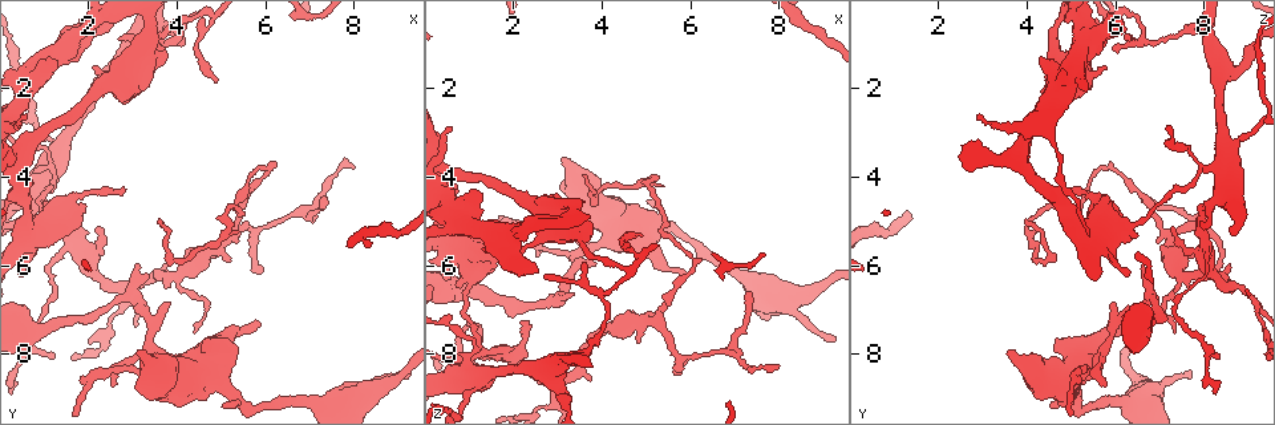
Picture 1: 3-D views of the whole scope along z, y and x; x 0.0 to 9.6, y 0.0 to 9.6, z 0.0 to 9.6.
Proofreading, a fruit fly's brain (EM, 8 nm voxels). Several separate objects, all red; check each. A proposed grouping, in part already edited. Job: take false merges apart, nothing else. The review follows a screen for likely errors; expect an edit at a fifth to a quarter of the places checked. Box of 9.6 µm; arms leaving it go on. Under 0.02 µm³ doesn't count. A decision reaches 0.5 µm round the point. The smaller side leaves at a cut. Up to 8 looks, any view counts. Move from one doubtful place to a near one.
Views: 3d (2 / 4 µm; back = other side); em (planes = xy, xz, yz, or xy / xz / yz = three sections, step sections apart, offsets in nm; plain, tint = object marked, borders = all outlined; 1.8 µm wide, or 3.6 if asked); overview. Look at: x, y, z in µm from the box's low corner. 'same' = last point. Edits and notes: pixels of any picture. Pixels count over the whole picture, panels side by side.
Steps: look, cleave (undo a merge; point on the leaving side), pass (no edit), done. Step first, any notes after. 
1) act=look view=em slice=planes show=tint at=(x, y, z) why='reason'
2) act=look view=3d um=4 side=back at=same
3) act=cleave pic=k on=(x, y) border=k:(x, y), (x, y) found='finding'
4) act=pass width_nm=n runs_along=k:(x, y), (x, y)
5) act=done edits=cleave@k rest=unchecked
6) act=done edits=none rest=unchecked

act=look view=3d um=4 at=(1.05, 3.85, 8.40) why='side arm on a straight run'

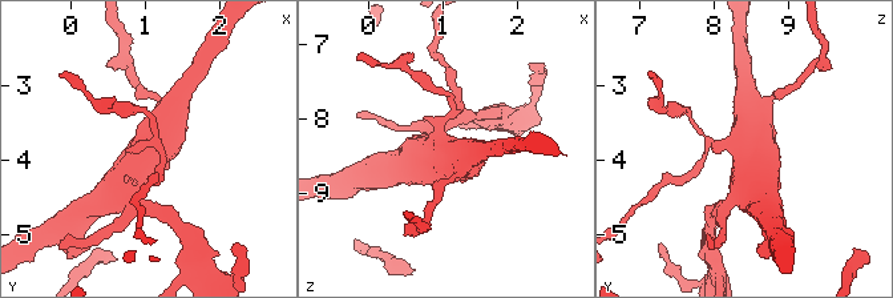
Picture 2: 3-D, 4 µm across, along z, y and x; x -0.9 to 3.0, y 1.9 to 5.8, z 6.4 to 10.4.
act=look view=em slice=planes show=tint at=(0.95, 3.85, 8.40) arms=3 why='now the EM'

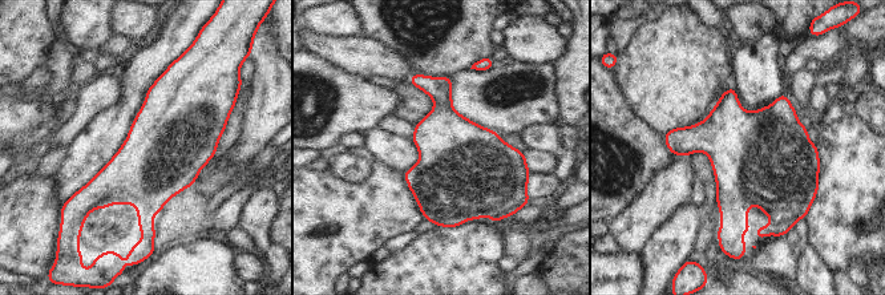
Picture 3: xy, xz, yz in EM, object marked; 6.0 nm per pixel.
act=pass found='continuous, no second neuron'

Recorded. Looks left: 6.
act=look view=em um=3.6 slice=planes show=tint at=(3.45, 7.85, 5.70) why='calibre changes'

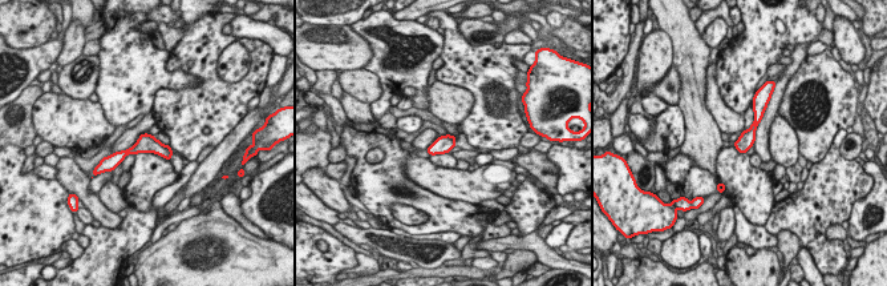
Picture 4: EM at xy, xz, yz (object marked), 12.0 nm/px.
act=pass runs_along=4:(167, 150), (138, 146), (114, 160) found='continuous, no second neuron'

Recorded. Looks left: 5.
act=look view=3d um=2 at=(2.85, 6.50, 8.65) why='three-way junction'

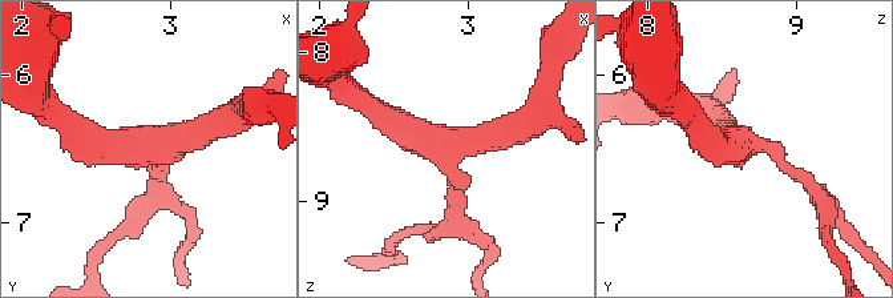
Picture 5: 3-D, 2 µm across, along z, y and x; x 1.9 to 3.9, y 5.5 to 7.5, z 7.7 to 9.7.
act=look view=em slice=planes show=tint at=(2.86, 6.44, 8.64)

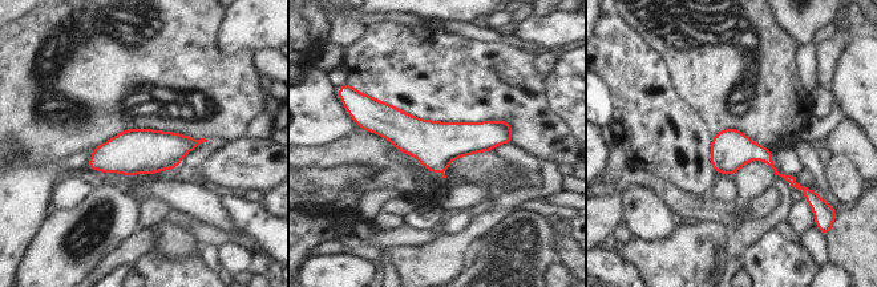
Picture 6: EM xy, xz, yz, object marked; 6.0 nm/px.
act=pass arms=3 found='one neuron here'

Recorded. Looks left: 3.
act=look view=3d um=4 at=(1.55, 4.55, 5.65) why='thick turns thin'

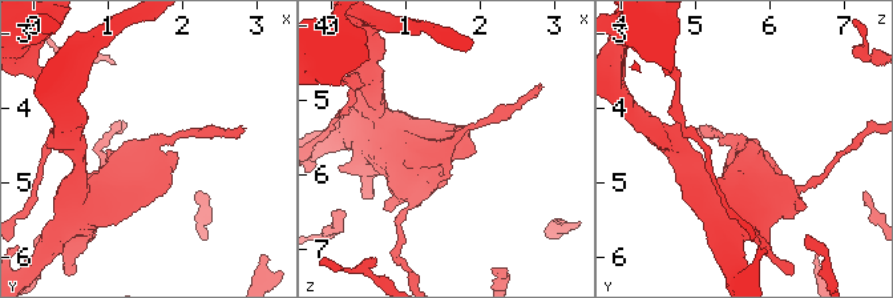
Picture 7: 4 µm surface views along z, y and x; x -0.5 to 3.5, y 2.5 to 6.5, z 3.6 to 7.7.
act=look view=em um=3.6 slice=planes show=tint at=(1.60, 4.50, 5.65) why='need the tissue'

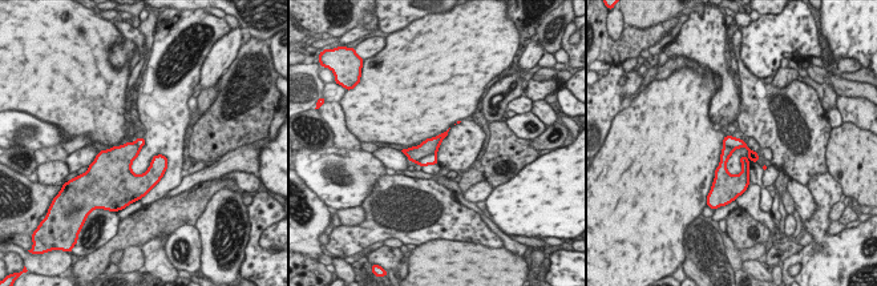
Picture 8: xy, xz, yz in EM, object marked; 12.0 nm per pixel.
act=cleave pic=8 on=(432, 158) width_nm=190 border=8:(436, 152), (421, 157), (416, 162) found='two neurons meet here'

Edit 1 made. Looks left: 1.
act=done edits=cleave@8 rest=unchecked

